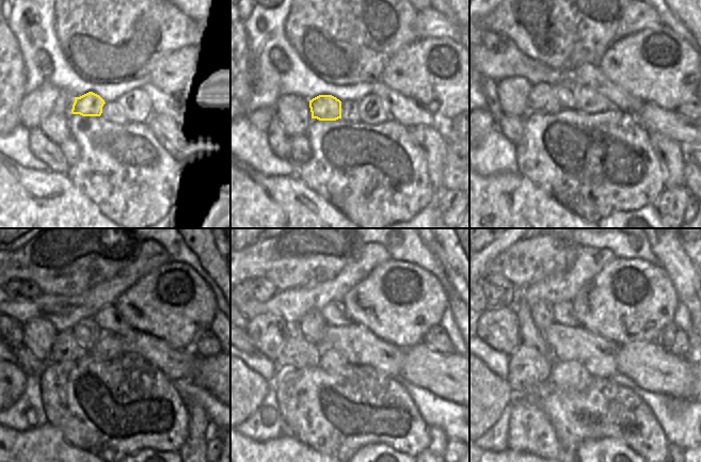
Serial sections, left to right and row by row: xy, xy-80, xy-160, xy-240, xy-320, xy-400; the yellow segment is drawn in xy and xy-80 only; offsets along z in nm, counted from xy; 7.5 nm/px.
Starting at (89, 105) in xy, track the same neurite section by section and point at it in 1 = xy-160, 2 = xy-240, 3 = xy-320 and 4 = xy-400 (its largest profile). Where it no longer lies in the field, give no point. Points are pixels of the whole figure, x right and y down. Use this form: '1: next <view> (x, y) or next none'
1: next xy-160 (543, 99)
2: next xy-240 (65, 348)
3: next xy-320 (298, 352)
4: next xy-400 (527, 367)

